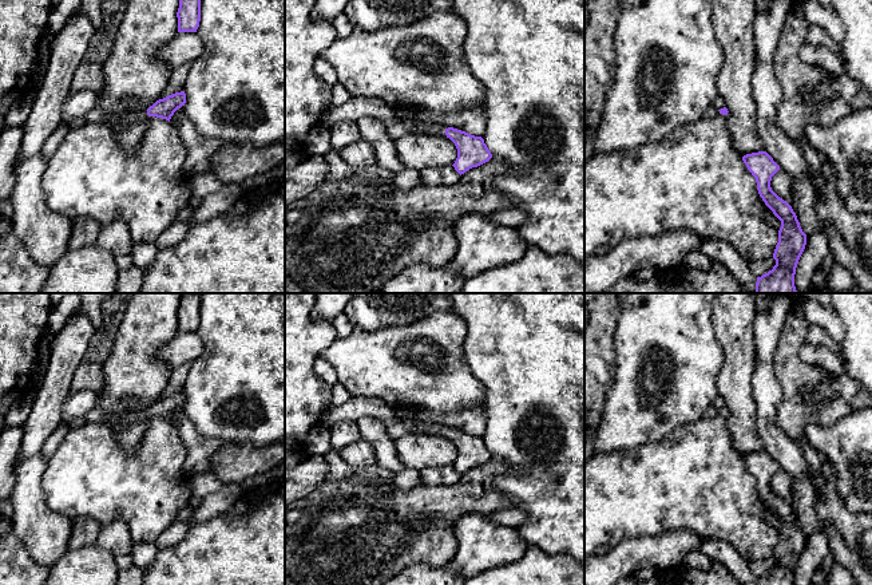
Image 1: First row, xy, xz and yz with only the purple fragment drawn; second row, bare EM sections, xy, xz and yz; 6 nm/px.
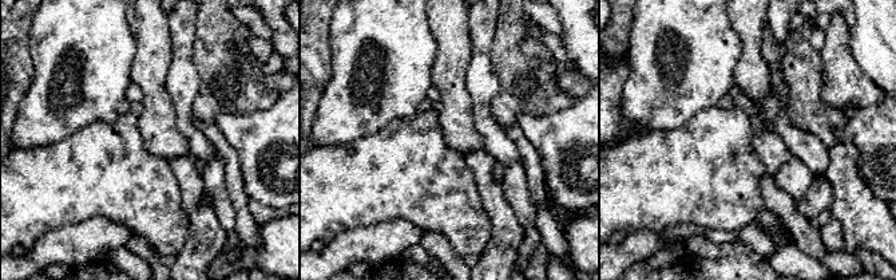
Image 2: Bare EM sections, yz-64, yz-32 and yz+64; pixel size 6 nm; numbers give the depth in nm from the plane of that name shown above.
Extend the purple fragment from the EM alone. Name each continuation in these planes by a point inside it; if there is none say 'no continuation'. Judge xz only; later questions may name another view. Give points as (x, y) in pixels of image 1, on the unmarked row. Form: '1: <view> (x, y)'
1: xz (356, 407)

